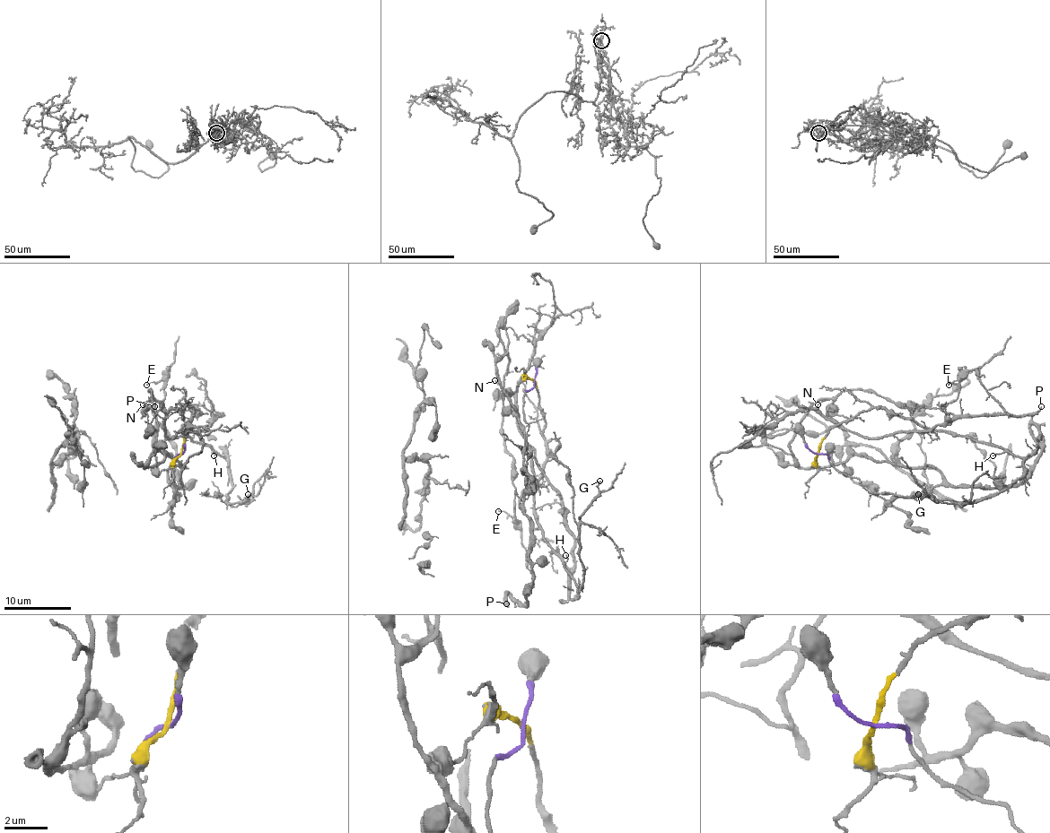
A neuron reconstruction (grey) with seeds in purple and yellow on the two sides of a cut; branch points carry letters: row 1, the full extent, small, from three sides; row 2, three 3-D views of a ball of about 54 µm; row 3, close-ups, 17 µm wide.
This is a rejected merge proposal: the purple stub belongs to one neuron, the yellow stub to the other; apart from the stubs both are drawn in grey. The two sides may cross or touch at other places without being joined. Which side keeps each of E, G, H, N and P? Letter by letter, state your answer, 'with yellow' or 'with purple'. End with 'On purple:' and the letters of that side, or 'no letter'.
E: with purple
G: with yellow
H: with yellow
N: with purple
P: with purple
On purple: E, N, P

